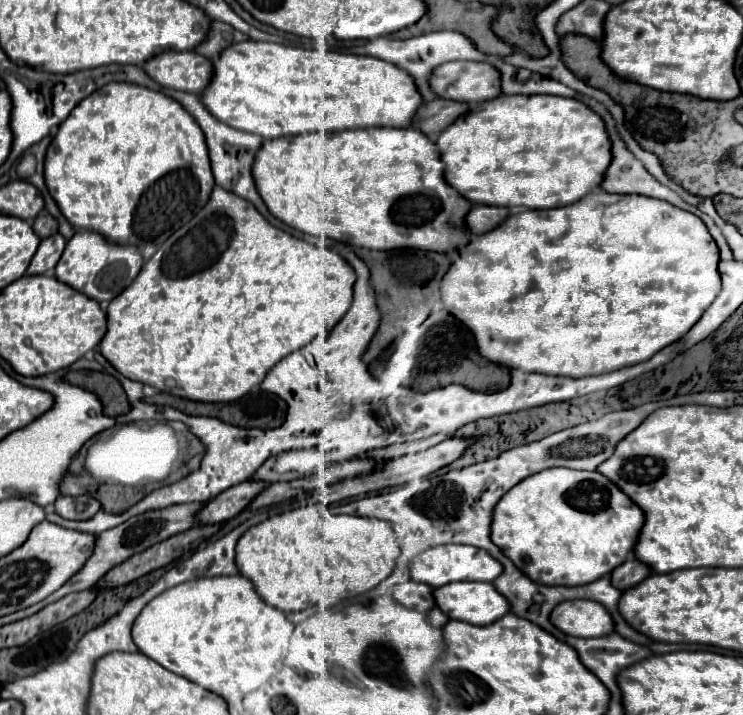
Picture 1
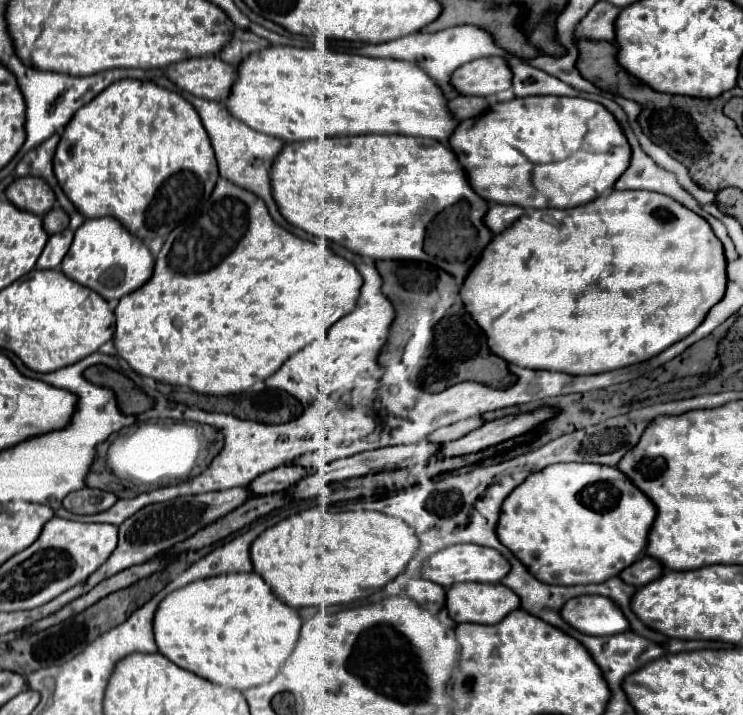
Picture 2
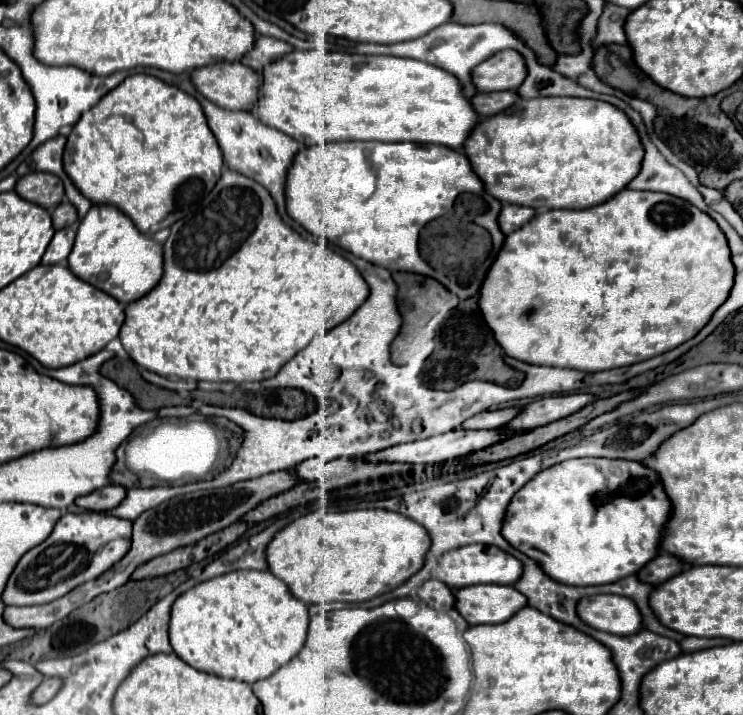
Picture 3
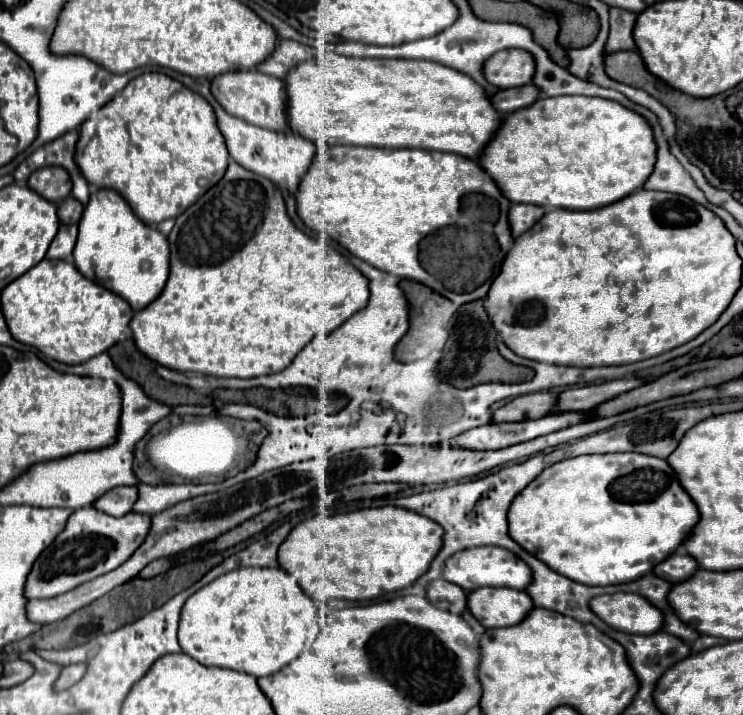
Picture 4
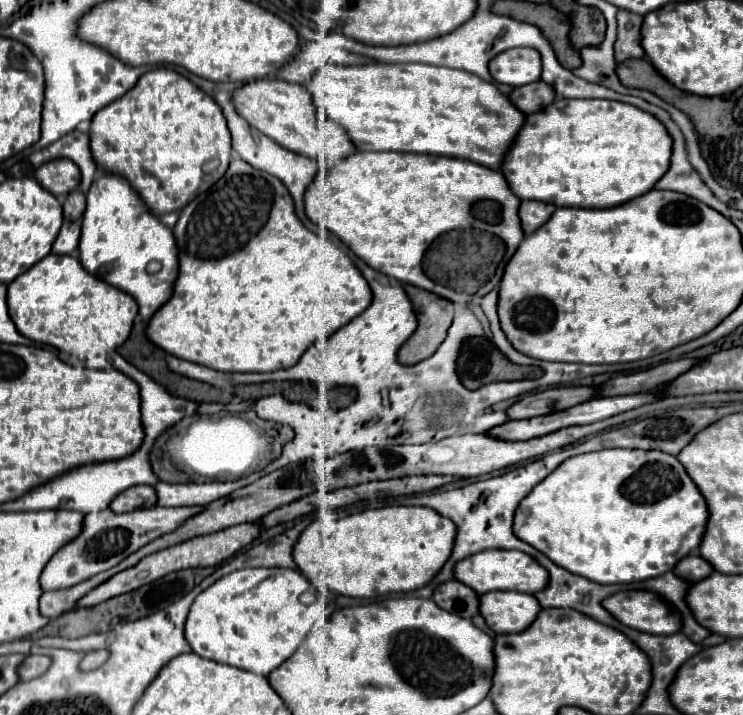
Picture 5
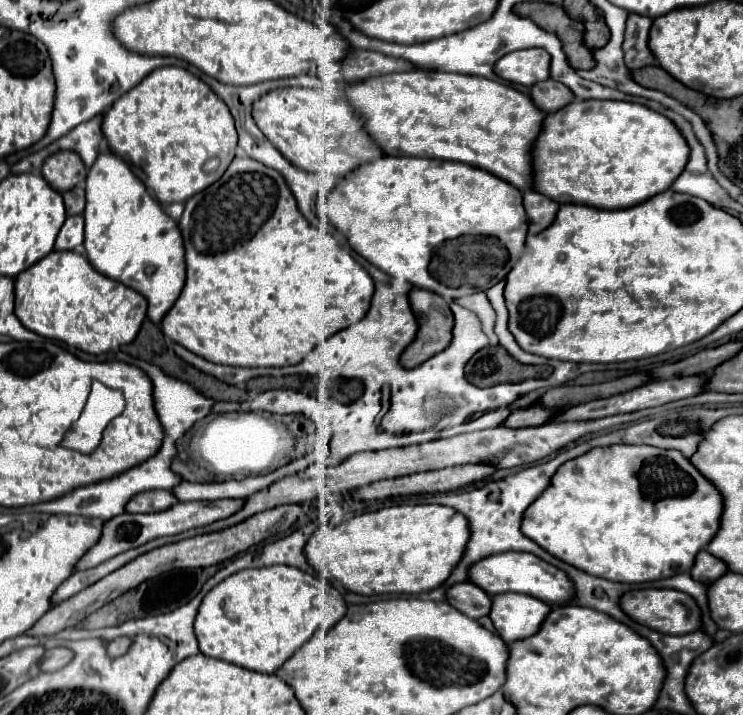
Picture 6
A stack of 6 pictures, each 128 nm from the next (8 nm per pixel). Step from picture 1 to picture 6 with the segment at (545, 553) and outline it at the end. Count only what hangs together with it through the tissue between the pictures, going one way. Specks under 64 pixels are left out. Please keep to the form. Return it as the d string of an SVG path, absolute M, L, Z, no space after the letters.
M616 444L590 450L562 464L550 486L524 512L522 532L552 556L588 574L614 582L642 584L690 572L696 554L716 536L722 510L720 490L682 452Z

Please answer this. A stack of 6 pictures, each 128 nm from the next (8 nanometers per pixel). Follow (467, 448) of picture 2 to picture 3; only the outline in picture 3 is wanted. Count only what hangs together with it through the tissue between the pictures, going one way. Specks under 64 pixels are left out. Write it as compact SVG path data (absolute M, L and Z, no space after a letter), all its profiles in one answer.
M572 392L572 394L564 394L564 396L544 396L532 404L528 404L524 408L524 412L518 418L514 418L506 428L512 428L516 432L534 430L538 426L546 426L550 422L566 418L594 400L596 400L596 396L586 394L586 392Z

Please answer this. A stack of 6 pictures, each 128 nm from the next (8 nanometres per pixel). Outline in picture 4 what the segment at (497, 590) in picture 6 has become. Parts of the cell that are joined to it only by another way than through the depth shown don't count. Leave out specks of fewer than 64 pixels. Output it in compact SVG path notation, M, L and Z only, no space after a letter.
M480 546L480 548L468 548L448 558L444 564L442 578L452 584L458 584L466 592L472 592L484 586L504 586L514 590L526 590L528 584L532 582L532 570L528 568L528 564L524 564L524 560L520 560L516 554L508 552L506 548Z

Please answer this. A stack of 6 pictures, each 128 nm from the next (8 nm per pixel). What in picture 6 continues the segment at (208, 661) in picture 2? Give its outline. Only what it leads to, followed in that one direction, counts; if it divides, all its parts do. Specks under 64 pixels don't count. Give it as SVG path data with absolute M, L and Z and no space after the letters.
M292 566L252 568L232 574L204 596L194 632L202 654L248 670L274 674L316 630L332 628L346 610L342 592L320 576Z

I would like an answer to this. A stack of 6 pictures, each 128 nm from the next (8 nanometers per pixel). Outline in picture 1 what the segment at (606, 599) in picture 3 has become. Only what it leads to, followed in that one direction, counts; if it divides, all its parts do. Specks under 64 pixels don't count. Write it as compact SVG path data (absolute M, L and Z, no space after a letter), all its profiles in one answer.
M566 600L552 610L550 620L562 632L580 638L606 636L608 632L614 632L610 612L594 600Z

